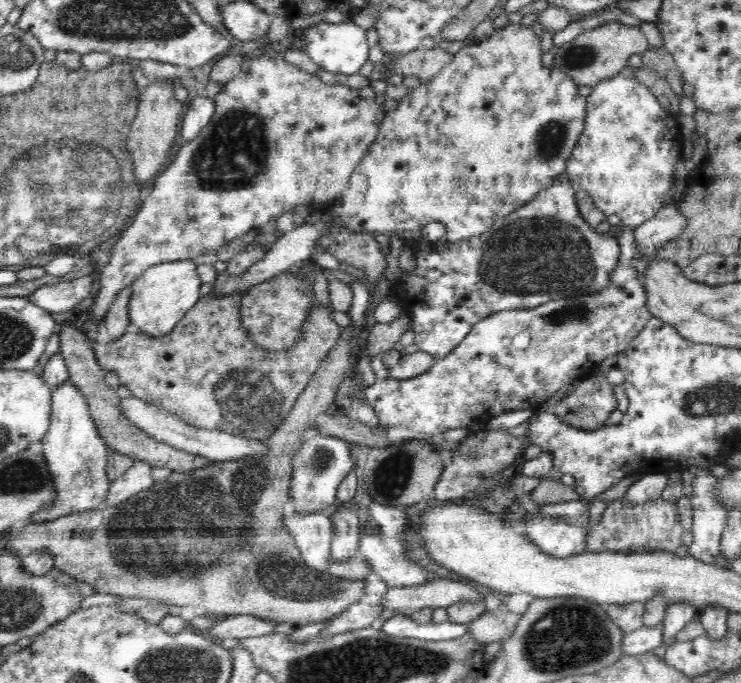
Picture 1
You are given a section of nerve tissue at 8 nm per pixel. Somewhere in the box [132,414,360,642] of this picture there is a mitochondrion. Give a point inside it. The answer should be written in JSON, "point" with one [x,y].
{"point":[321,458]}

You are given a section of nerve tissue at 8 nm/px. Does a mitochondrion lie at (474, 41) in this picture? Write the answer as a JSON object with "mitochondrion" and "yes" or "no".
{"mitochondrion":"no"}

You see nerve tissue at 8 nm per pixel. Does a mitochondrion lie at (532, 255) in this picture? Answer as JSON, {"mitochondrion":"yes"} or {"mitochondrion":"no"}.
{"mitochondrion":"yes"}

